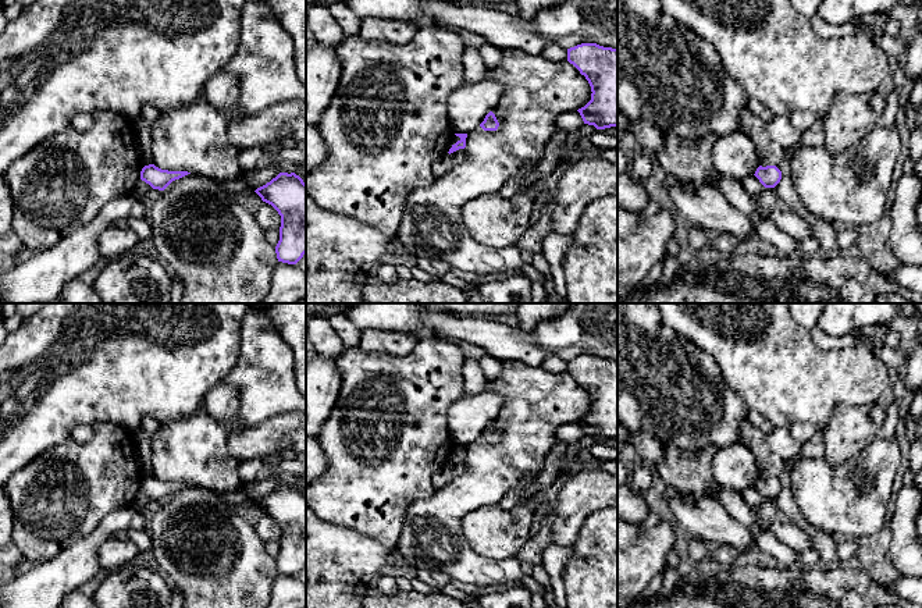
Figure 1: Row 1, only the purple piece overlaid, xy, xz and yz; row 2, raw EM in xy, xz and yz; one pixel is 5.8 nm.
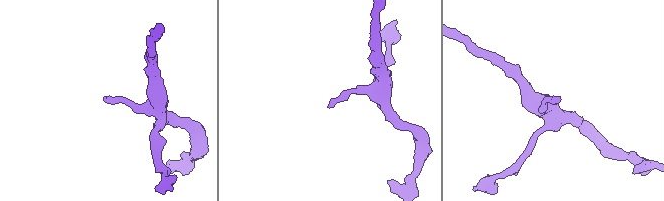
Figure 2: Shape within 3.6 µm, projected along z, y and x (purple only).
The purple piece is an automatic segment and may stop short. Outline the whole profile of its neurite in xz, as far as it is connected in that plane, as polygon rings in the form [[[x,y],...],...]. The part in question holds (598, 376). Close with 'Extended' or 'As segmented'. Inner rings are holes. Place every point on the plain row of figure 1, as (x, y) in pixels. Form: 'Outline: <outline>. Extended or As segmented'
Outline: [[[581,355],[567,360],[573,376],[591,398],[591,412],[577,423],[597,441],[617,438],[617,360]]]. As segmented

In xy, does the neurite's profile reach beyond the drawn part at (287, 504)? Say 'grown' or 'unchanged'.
unchanged

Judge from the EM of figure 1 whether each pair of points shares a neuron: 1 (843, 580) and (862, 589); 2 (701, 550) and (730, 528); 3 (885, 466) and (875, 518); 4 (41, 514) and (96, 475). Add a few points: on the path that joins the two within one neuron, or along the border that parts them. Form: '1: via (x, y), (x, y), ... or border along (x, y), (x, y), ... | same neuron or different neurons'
1: via (847, 585), (858, 589) | same neuron
2: border along (691, 537), (705, 543) | different neurons
3: via (878, 479), (875, 505) | same neuron
4: via (54, 504), (71, 487), (82, 482) | same neuron

